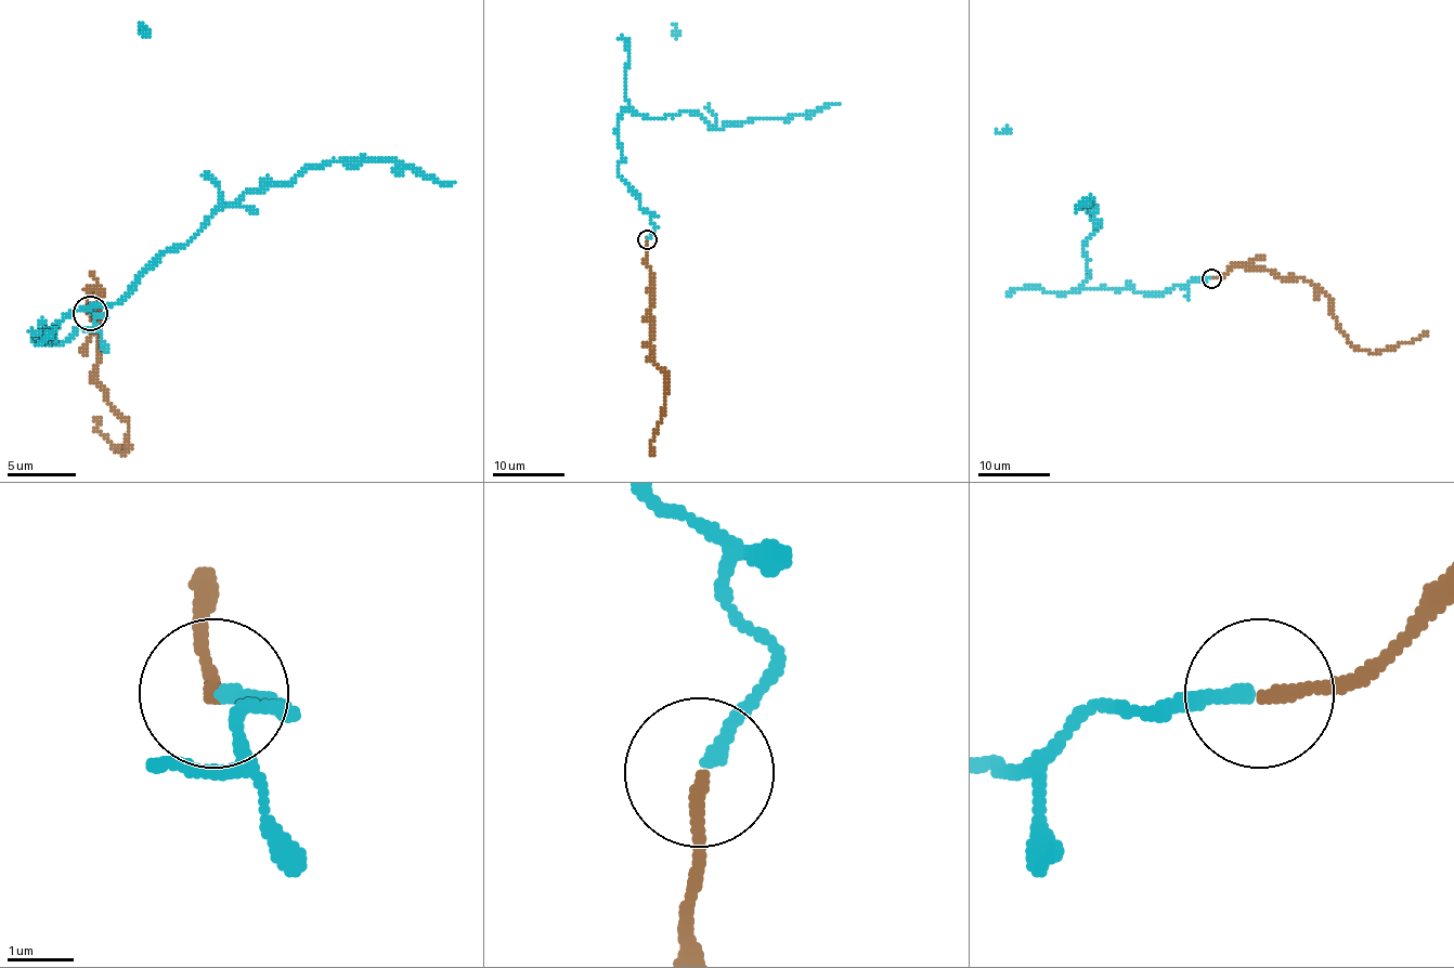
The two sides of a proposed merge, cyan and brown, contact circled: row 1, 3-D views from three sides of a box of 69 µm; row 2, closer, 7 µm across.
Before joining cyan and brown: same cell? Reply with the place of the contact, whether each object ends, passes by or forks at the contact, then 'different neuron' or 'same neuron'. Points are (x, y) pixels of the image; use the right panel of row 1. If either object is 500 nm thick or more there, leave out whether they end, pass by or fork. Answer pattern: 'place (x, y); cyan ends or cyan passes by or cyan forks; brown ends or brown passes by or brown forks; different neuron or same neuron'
place (1211, 278); cyan ends; brown ends; same neuron

